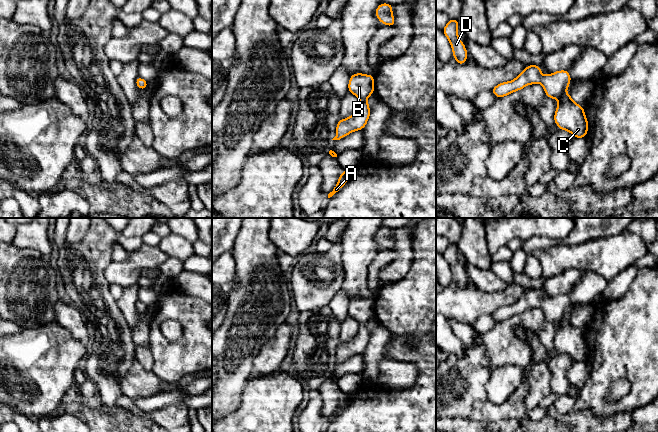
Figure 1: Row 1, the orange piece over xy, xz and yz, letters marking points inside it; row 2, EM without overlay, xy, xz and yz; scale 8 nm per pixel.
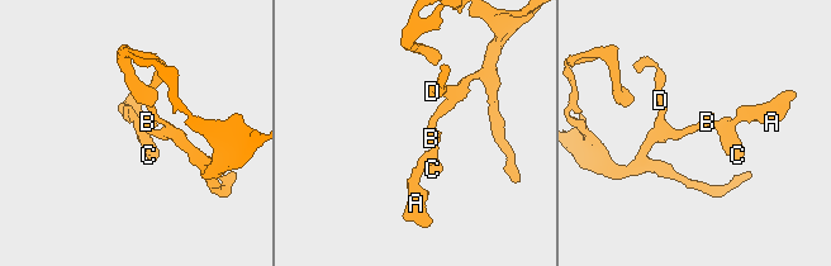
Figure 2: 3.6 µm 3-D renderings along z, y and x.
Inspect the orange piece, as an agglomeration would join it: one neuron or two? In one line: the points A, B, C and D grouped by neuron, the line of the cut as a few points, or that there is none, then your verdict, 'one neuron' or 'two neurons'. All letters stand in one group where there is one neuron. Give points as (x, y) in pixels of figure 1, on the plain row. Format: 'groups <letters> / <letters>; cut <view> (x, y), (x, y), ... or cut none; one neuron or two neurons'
groups A B C D; cut none; one neuron

